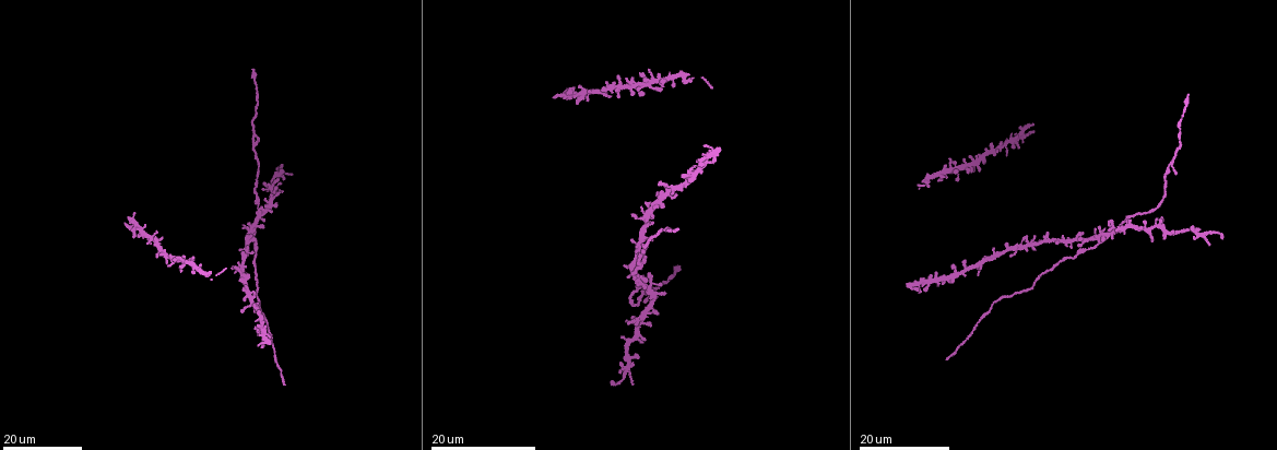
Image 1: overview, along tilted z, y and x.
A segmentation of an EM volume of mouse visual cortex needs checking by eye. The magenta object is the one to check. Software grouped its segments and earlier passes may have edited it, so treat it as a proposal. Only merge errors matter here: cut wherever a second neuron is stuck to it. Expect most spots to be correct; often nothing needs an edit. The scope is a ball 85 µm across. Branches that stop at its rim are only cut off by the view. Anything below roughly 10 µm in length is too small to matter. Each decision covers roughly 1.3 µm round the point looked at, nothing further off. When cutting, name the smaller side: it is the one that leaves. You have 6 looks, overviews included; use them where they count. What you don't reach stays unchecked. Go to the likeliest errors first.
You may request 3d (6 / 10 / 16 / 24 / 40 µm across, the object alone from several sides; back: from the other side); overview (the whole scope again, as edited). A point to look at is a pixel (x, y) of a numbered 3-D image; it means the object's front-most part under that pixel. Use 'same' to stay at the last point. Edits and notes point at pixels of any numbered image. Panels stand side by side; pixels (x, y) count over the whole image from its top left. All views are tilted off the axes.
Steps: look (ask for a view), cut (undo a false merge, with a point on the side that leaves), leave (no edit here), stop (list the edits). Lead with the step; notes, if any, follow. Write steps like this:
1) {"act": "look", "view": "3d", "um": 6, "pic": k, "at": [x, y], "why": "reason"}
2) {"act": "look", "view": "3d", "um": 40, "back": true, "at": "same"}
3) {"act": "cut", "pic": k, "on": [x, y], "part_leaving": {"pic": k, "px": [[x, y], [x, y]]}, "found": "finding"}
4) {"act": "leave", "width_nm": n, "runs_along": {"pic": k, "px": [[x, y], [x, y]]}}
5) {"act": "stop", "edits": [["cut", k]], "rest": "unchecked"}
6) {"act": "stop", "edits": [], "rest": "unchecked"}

{"act": "look", "view": "3d", "um": 24, "pic": 1, "at": [638, 283], "why": "four-way junction"}

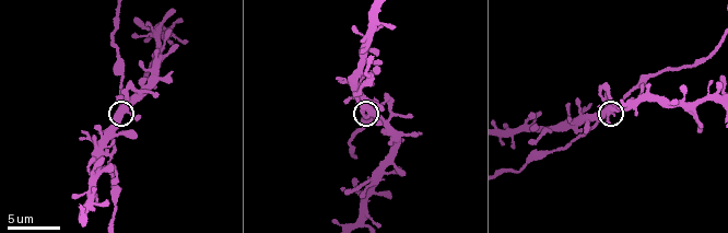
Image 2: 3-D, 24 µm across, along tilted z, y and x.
{"act": "look", "view": "3d", "um": 6, "pic": 2, "at": [123, 110]}

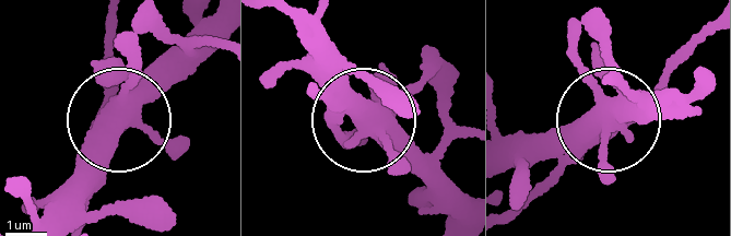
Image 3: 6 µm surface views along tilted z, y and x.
{"act": "leave", "side_arm_um": 32, "runs_along": {"pic": 3, "px": [[325, 65], [361, 116], [431, 154]]}, "found": "continuous, no second neuron"}

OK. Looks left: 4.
{"act": "look", "view": "3d", "um": 10, "pic": 2, "at": [579, 135], "why": "three arms meet"}

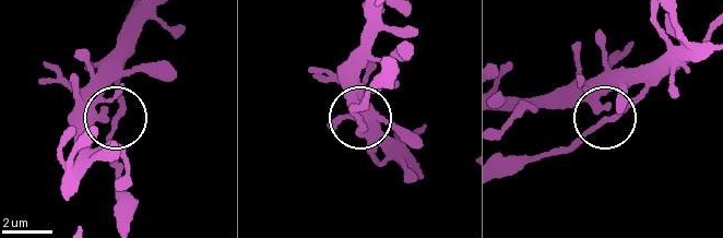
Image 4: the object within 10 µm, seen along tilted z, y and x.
{"act": "leave", "found": "one neuron here"}

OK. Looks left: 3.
{"act": "look", "view": "3d", "um": 16, "pic": 1, "at": [966, 266], "why": "three arms meet"}

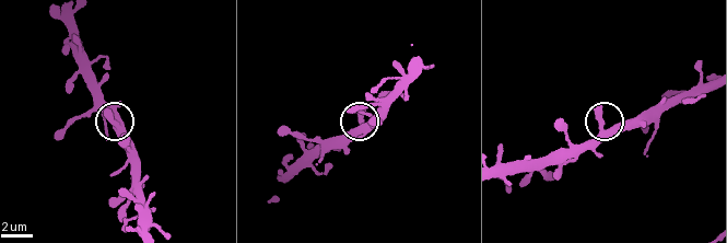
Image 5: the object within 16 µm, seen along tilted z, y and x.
{"act": "look", "view": "3d", "um": 10, "pic": 5, "at": [118, 126]}

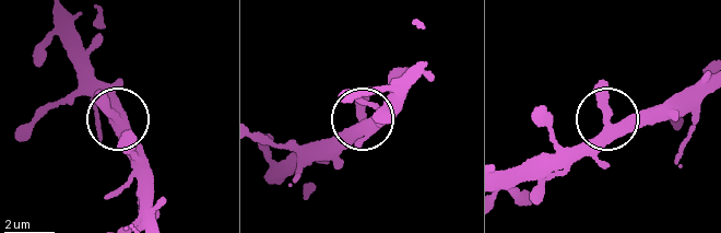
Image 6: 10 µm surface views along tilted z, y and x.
{"act": "leave", "found": "one neuron here"}

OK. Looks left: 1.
{"act": "stop", "edits": [], "rest": "unchecked"}

